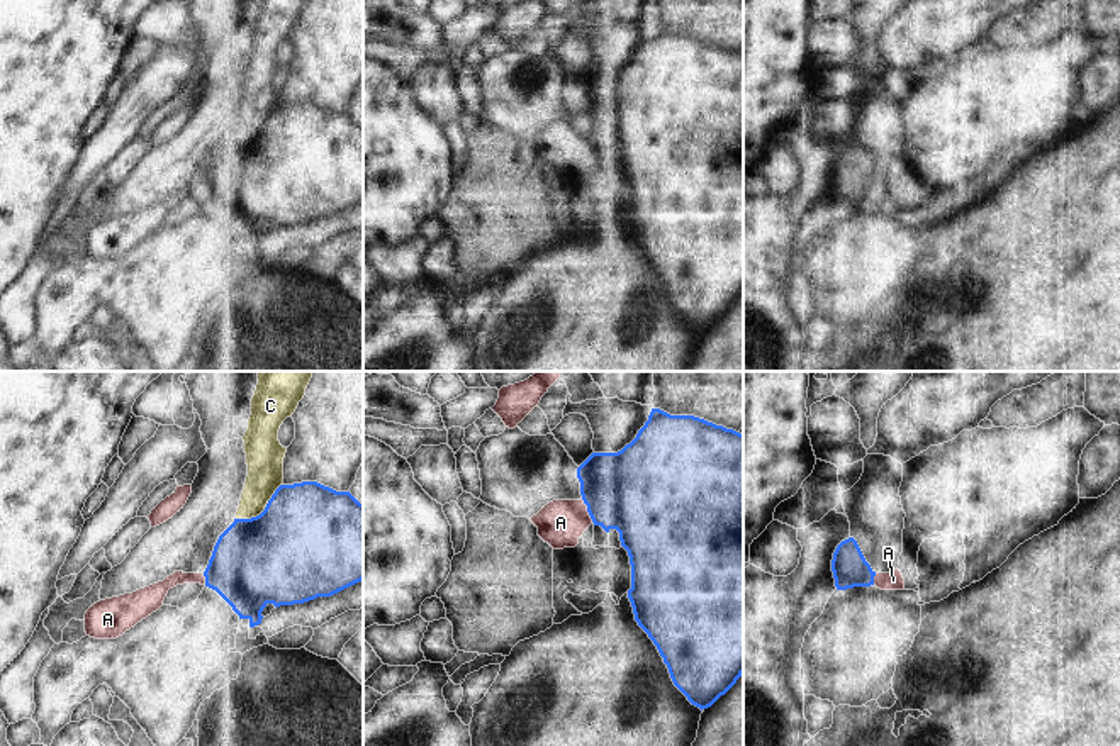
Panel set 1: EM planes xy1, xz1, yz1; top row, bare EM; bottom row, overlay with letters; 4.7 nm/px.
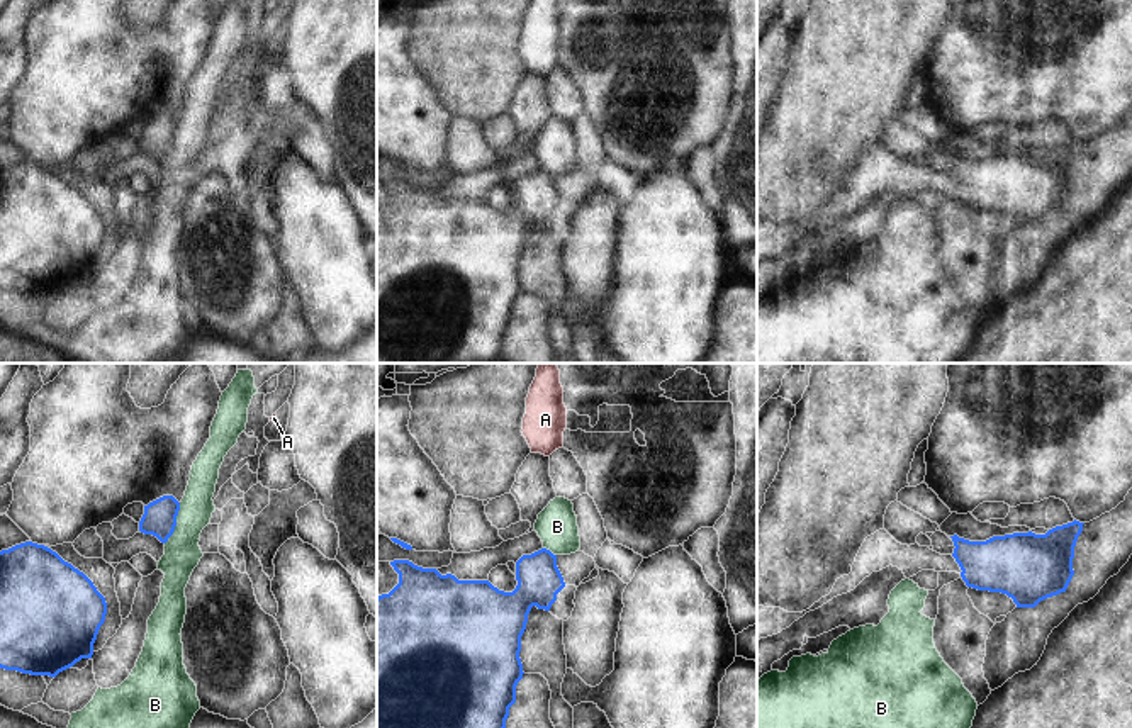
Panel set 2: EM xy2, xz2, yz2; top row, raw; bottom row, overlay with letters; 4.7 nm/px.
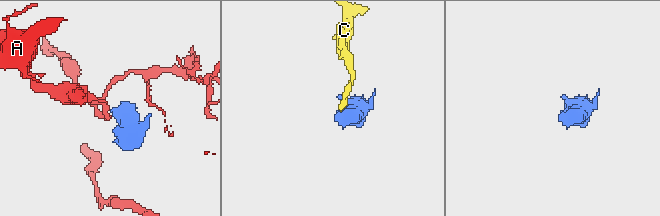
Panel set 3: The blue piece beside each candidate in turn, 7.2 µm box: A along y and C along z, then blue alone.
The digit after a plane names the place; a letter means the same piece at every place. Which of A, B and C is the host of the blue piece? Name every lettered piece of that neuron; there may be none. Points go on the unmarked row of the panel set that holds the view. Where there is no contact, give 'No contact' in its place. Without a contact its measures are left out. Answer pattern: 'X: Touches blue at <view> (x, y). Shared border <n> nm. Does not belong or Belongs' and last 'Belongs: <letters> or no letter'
A: Touches blue at xz1 (588, 131). Shared border 120 nm. Does not belong
B: Touches blue at xy2 (175, 143). Shared border 220 nm. Does not belong
C: Touches blue at xy1 (263, 131). Shared border 280 nm. Does not belong
Belongs: no letter

